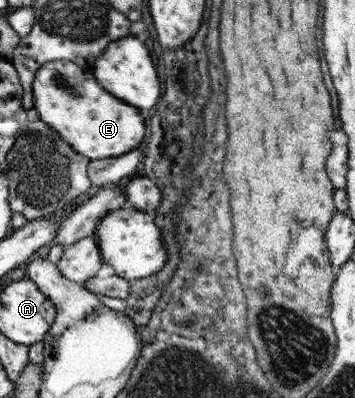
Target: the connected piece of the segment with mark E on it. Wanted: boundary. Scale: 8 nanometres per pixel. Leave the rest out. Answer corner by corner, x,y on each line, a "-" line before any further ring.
49,61
37,71
33,81
34,108
40,112
41,119
52,127
62,139
74,143
74,151
86,156
88,160
98,160
124,156
142,144
148,135
148,127
144,123
142,111
130,107
128,103
118,99
105,88
102,88
93,75
92,69
82,67
72,61

